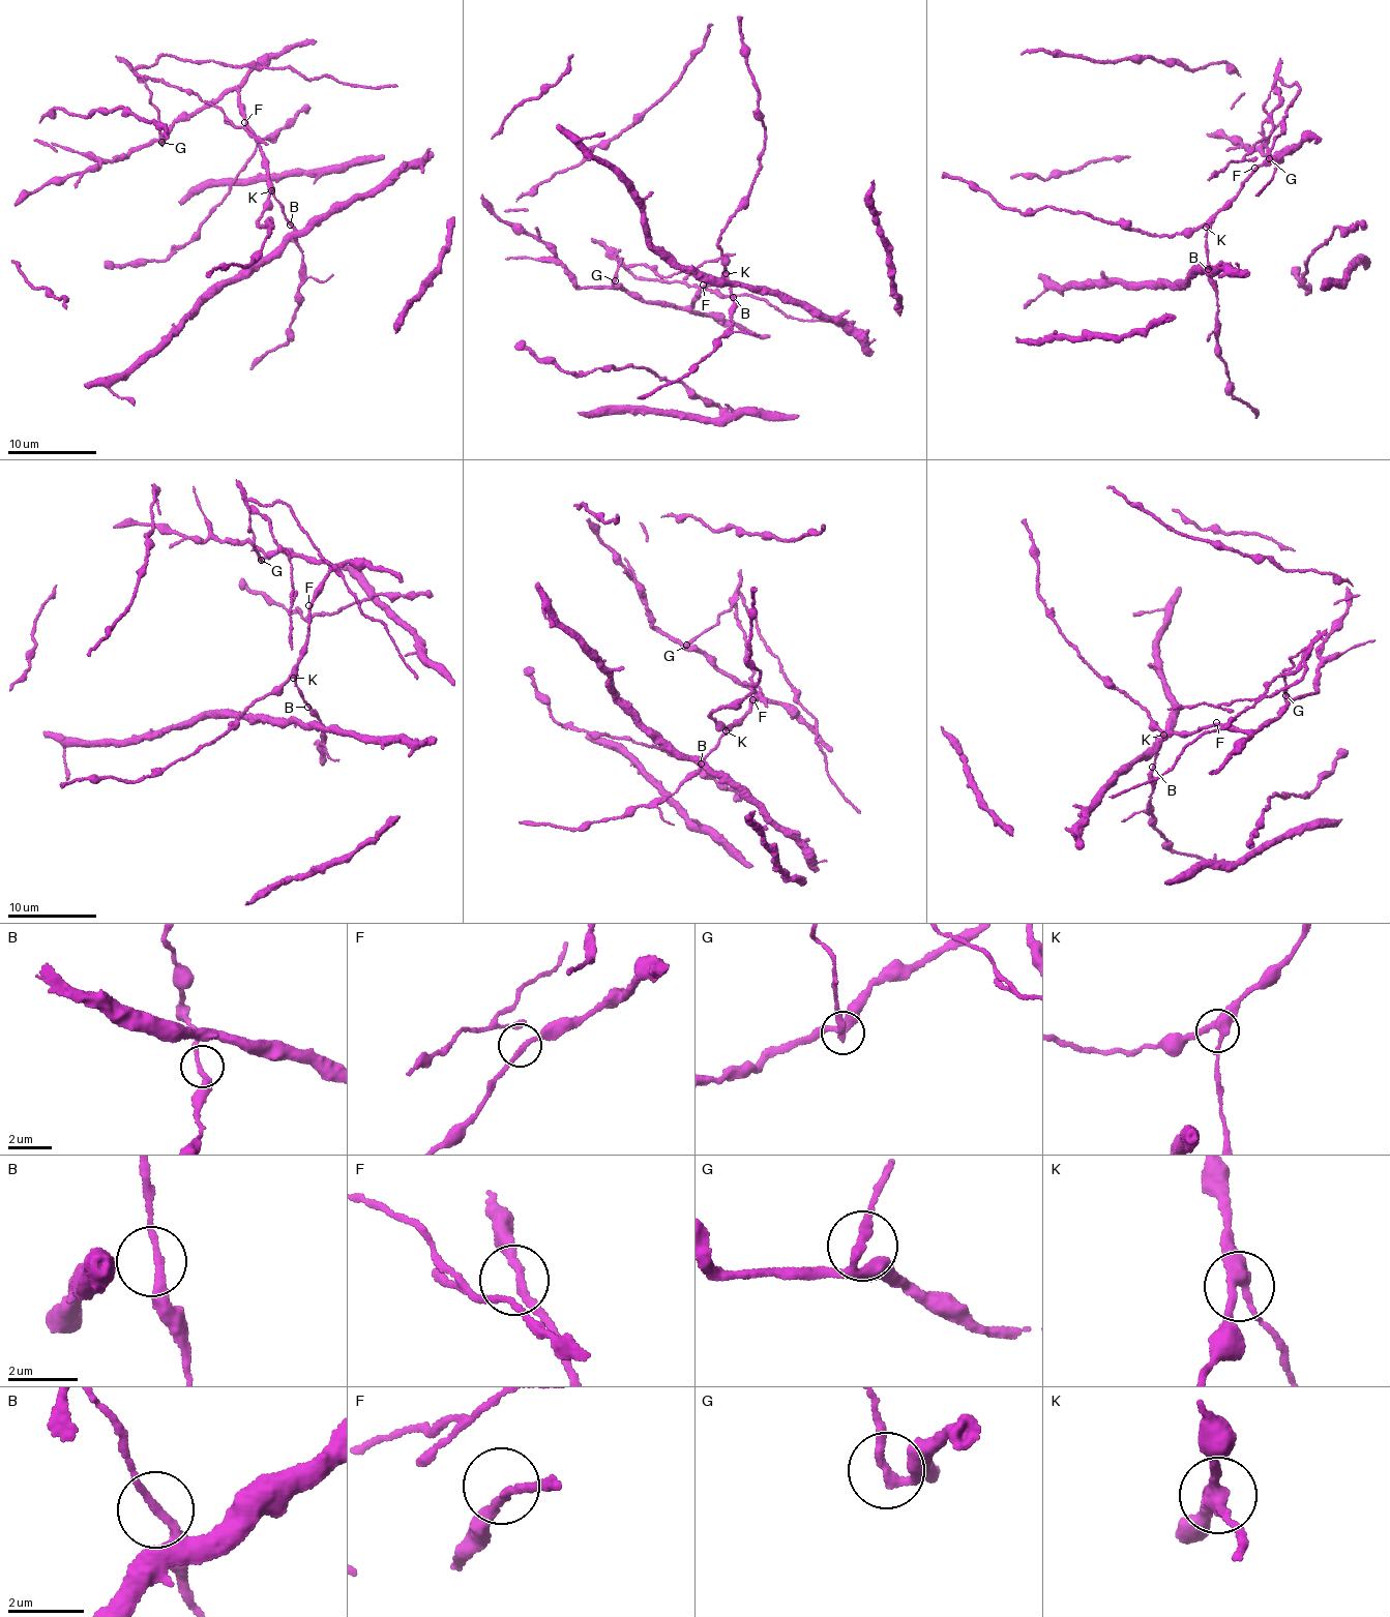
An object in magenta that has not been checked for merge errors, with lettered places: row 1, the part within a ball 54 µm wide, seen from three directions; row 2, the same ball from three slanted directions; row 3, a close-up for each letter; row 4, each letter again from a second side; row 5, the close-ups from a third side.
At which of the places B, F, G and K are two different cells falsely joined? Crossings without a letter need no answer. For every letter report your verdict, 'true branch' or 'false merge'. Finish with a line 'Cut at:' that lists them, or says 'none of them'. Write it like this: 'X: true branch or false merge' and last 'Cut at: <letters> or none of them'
B: true branch
F: true branch
G: false merge
K: true branch
Cut at: G

